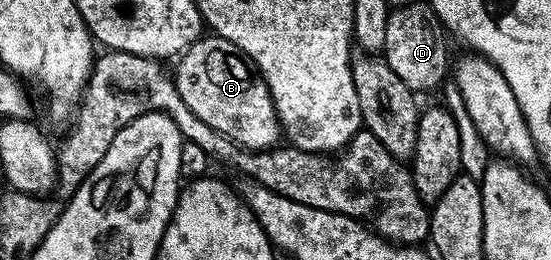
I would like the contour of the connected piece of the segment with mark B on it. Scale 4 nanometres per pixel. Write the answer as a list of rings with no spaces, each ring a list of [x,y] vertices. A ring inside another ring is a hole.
[[[204,34],[184,49],[178,63],[174,71],[178,94],[206,126],[229,136],[242,148],[277,147],[282,133],[272,95],[252,61],[238,50],[238,46],[221,36]]]

